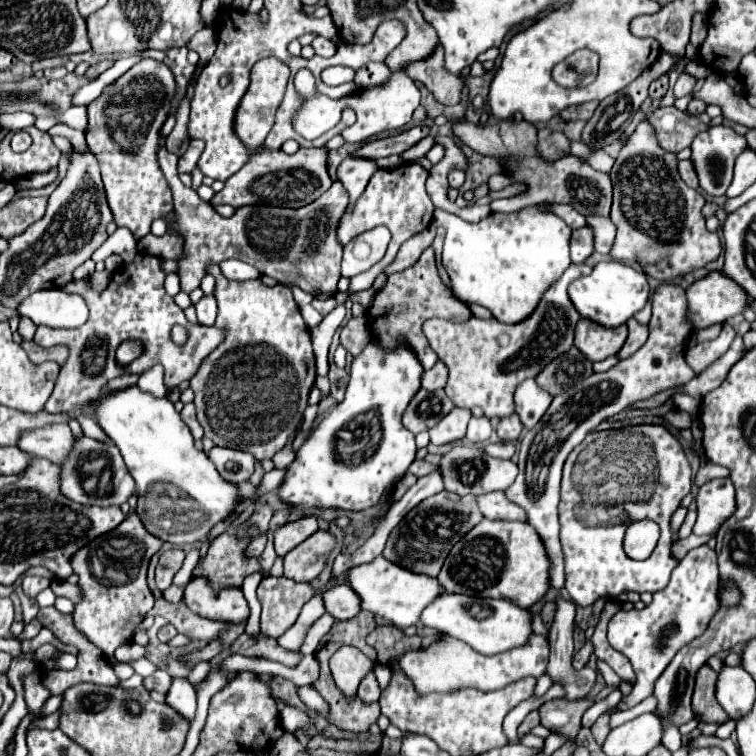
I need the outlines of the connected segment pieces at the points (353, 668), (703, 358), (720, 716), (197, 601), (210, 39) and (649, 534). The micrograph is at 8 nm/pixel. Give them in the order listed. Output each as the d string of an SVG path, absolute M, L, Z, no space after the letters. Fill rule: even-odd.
M342 647L330 657L332 677L338 689L342 691L342 695L346 695L348 699L356 697L358 683L362 681L366 671L370 671L372 667L374 663L356 647Z
M724 325L722 333L718 339L714 341L706 341L706 343L698 343L692 349L686 351L686 363L694 369L694 373L702 373L708 365L712 365L716 359L720 359L732 345L736 333L730 325Z
M704 665L696 675L692 709L696 717L706 723L710 721L724 723L728 719L728 713L722 709L722 705L716 699L716 681L718 681L718 673L710 665Z
M194 577L184 591L184 601L190 611L212 621L242 625L250 617L250 607L242 589L238 587L214 589L208 577Z
M210 28L198 31L187 44L189 50L199 54L198 66L203 68L212 58L217 48L216 32Z
M634 521L628 525L626 531L626 541L624 541L624 549L626 555L632 559L646 559L650 557L650 553L654 551L657 536L660 536L659 526L652 521Z

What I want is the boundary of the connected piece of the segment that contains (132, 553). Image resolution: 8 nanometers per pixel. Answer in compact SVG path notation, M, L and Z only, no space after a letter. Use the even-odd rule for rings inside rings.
M136 513L128 515L114 531L94 539L82 547L74 559L74 573L80 577L82 599L74 607L74 627L86 635L106 657L114 657L120 645L132 641L136 627L154 607L154 595L146 583L146 569L150 557L162 547L162 541L148 533Z

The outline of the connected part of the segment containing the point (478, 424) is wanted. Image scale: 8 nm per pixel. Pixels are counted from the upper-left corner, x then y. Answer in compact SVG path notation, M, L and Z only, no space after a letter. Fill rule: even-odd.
M472 417L470 423L468 423L468 433L466 433L466 443L474 445L474 443L482 443L482 441L488 441L492 433L492 425L486 417L478 419L478 417Z

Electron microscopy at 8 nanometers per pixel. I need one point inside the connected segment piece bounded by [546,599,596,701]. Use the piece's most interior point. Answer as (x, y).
(577, 685)

